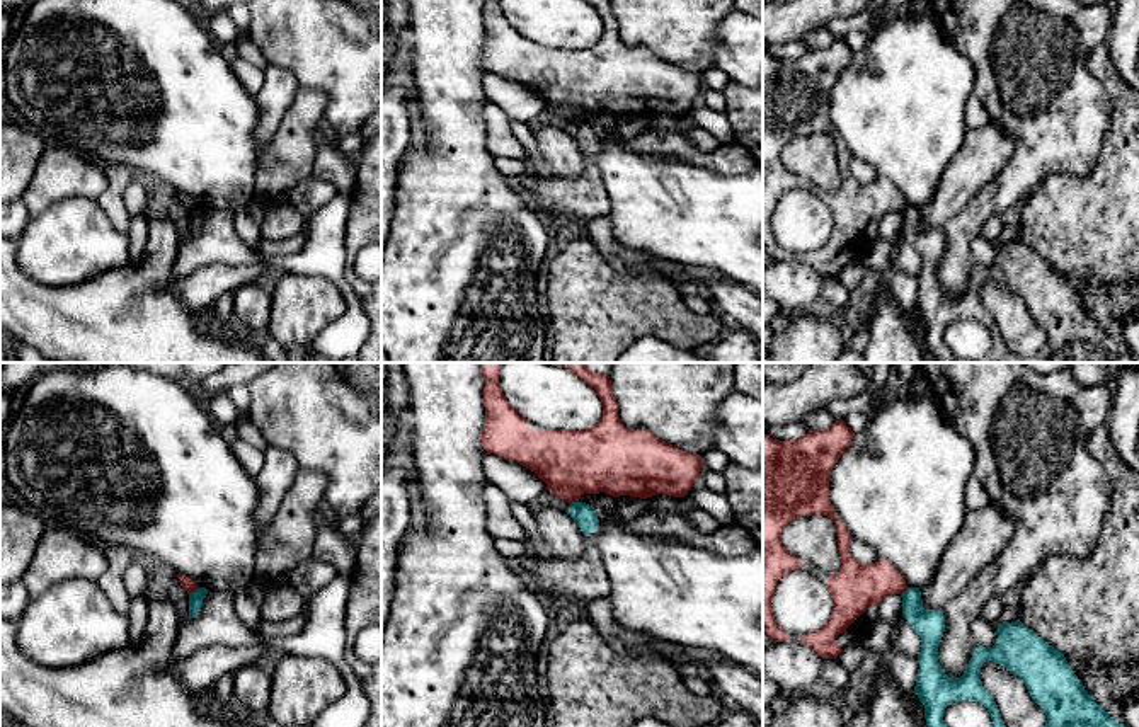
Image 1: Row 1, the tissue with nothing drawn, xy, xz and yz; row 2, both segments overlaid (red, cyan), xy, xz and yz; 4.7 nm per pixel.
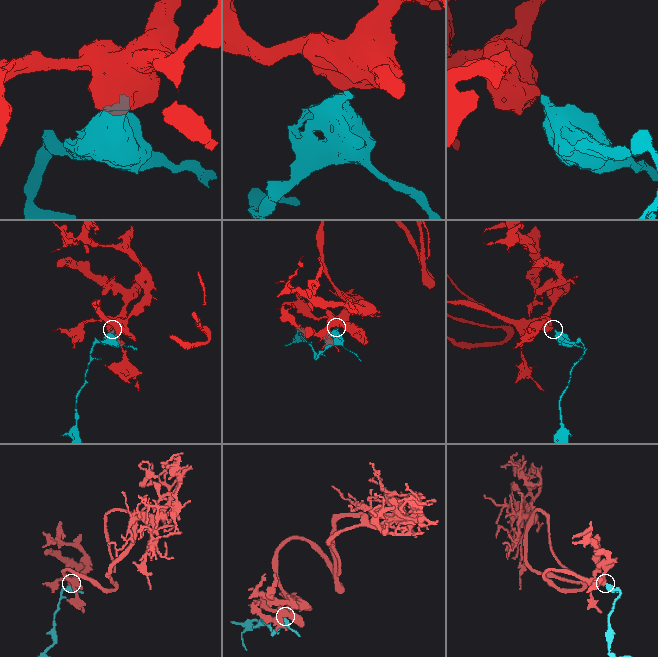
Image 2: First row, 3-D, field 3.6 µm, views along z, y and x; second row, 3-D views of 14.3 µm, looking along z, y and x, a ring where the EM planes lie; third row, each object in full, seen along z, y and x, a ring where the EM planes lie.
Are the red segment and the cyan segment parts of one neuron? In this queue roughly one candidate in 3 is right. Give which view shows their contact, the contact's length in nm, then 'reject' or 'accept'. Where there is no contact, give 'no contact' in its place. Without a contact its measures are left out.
xy | 70 nm | reject

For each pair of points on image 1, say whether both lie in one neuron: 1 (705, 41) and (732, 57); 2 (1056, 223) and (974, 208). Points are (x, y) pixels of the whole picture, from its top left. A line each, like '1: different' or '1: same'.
1: different
2: different

